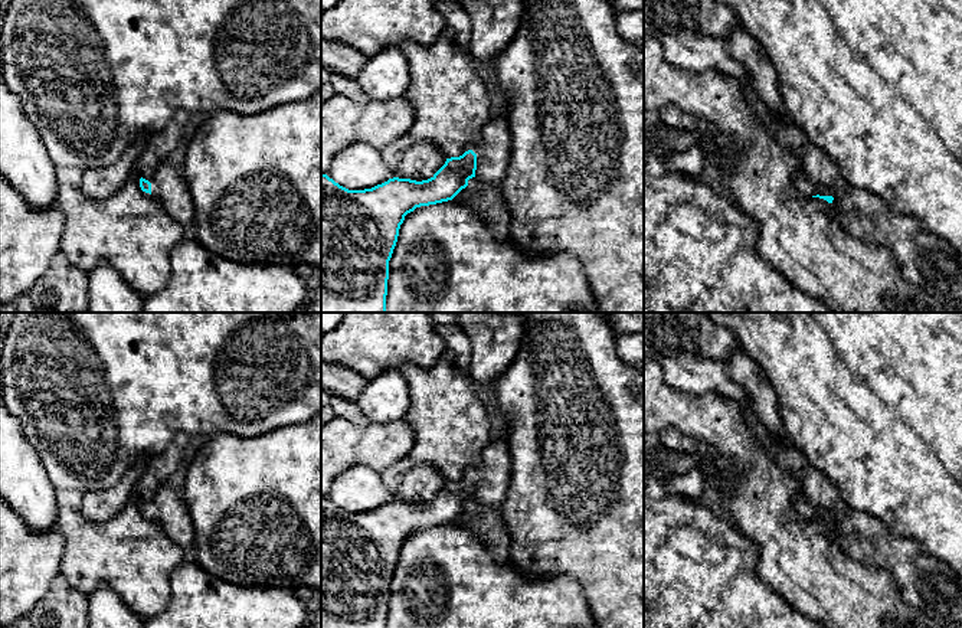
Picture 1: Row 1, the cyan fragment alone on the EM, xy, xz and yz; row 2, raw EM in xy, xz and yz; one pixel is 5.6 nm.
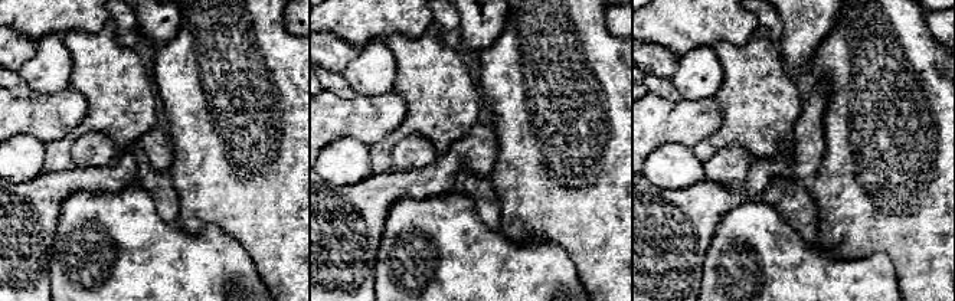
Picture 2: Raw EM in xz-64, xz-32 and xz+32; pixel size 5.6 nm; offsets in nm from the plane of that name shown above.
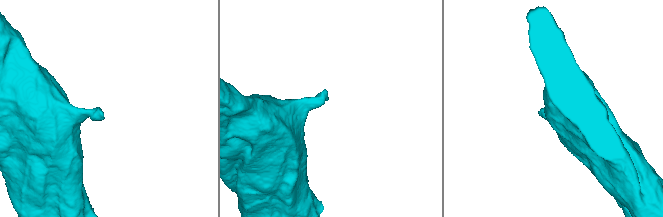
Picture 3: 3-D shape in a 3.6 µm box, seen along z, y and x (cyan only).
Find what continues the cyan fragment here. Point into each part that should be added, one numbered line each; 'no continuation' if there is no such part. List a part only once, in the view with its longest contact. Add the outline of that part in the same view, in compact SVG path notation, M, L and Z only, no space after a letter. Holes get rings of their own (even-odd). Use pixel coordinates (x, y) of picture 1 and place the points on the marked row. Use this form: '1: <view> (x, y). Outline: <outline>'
1: xz (493, 151). Outline: M497 99L493 118L484 125L480 143L472 148L477 154L475 179L500 183L510 164L511 147L508 107L504 99Z

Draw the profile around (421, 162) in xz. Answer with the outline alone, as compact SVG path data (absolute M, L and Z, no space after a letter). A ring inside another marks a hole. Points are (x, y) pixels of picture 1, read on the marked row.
M418 143L402 154L395 177L428 180L445 164L446 157L432 143Z

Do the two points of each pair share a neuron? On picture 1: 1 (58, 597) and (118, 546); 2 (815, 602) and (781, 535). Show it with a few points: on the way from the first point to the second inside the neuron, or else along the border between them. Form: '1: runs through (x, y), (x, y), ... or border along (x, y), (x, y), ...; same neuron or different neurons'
1: border along (59, 572), (87, 598); different neurons
2: runs through (814, 585), (812, 572), (792, 552); same neuron

